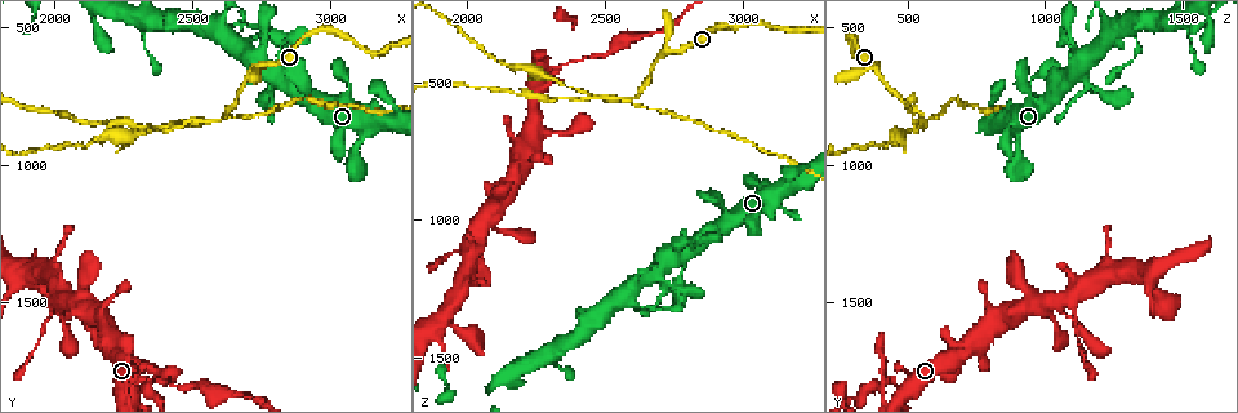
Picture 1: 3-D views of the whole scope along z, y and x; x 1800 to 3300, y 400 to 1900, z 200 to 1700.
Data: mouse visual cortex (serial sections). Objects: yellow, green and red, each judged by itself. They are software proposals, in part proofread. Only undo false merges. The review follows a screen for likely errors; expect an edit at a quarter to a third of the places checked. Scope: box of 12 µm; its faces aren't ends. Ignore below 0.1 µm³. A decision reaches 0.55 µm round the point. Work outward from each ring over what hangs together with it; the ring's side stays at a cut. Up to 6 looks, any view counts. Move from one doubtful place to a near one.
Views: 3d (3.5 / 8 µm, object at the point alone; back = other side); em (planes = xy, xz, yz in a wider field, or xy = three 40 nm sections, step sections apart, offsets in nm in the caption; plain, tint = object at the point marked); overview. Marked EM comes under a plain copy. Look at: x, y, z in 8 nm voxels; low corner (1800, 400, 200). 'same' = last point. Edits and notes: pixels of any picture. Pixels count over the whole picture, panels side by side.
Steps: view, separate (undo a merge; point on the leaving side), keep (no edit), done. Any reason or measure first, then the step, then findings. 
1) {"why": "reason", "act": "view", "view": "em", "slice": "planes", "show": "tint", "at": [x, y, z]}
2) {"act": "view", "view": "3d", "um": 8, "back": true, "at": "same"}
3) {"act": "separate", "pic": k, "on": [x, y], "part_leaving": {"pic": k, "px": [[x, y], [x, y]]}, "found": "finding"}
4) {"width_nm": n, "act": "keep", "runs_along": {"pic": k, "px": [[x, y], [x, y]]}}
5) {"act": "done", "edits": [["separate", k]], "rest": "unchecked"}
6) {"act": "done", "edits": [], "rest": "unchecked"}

{"why": "calibre changes", "act": "view", "view": "em", "slice": "xy", "step": 3, "show": "tint", "at": [2920, 750, 950]}

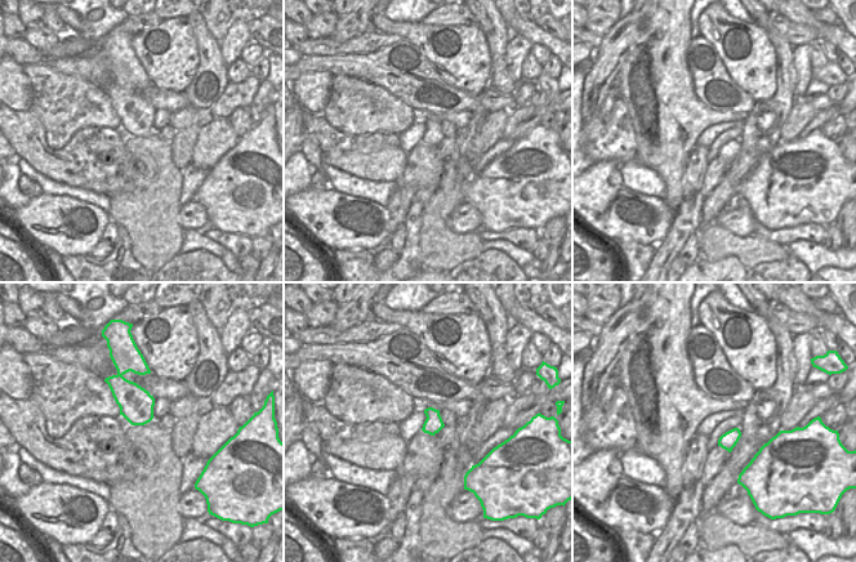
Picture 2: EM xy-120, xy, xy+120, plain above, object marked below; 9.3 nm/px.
{"why": "wider look", "act": "view", "view": "3d", "um": 3.5, "at": "same"}

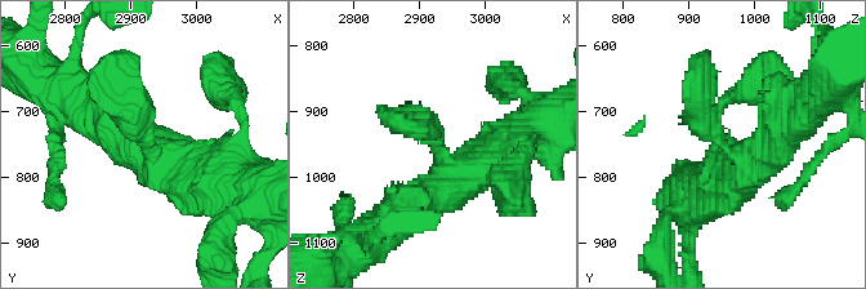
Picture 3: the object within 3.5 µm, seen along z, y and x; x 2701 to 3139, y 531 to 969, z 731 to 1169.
{"act": "keep", "runs_along": {"pic": 3, "px": [[202, 181], [147, 145], [120, 74]]}, "found": "all the same cell"}

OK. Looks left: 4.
{"why": "calibre changes", "act": "view", "view": "3d", "um": 8, "at": [2310, 1790, 450]}

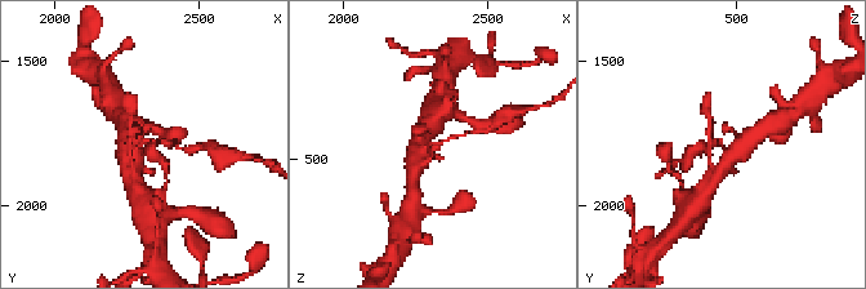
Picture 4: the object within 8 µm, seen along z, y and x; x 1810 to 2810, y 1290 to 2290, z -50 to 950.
{"why": "zoom in", "act": "view", "view": "3d", "um": 3.5, "at": [2310, 1780, 450]}

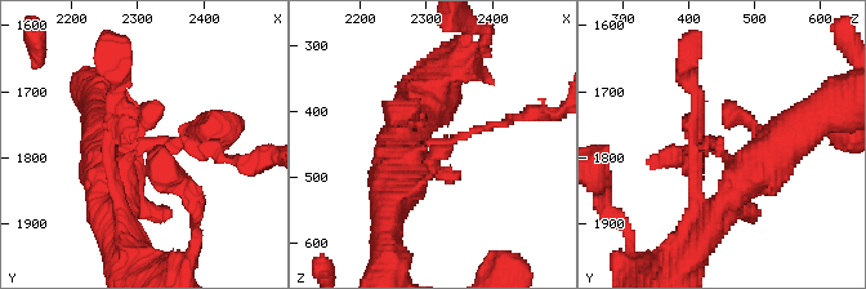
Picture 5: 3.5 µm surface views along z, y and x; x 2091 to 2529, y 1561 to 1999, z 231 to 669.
{"arms": 3, "arm_widths_nm": [100, 250, 600], "why": "now the EM", "act": "view", "view": "em", "slice": "xy", "step": 2, "show": "tint", "at": [2310, 1785, 445]}

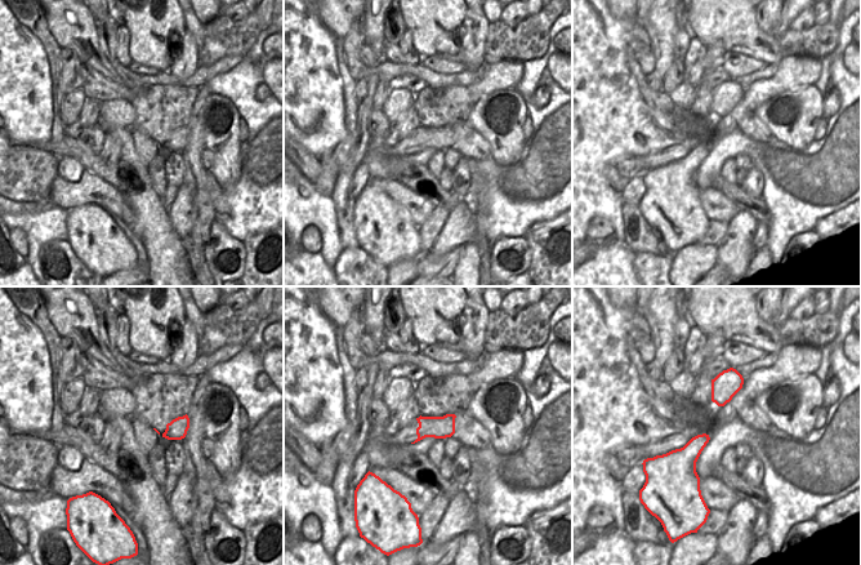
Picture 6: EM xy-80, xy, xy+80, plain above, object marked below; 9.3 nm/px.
{"act": "separate", "pic": 5, "on": [175, 141], "part_leaving": {"pic": 5, "px": [[134, 154], [146, 142], [186, 142], [249, 165]]}, "found": "a second cell is stuck on"}

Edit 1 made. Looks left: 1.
{"act": "done", "edits": [["separate", 5]], "rest": "unchecked"}

